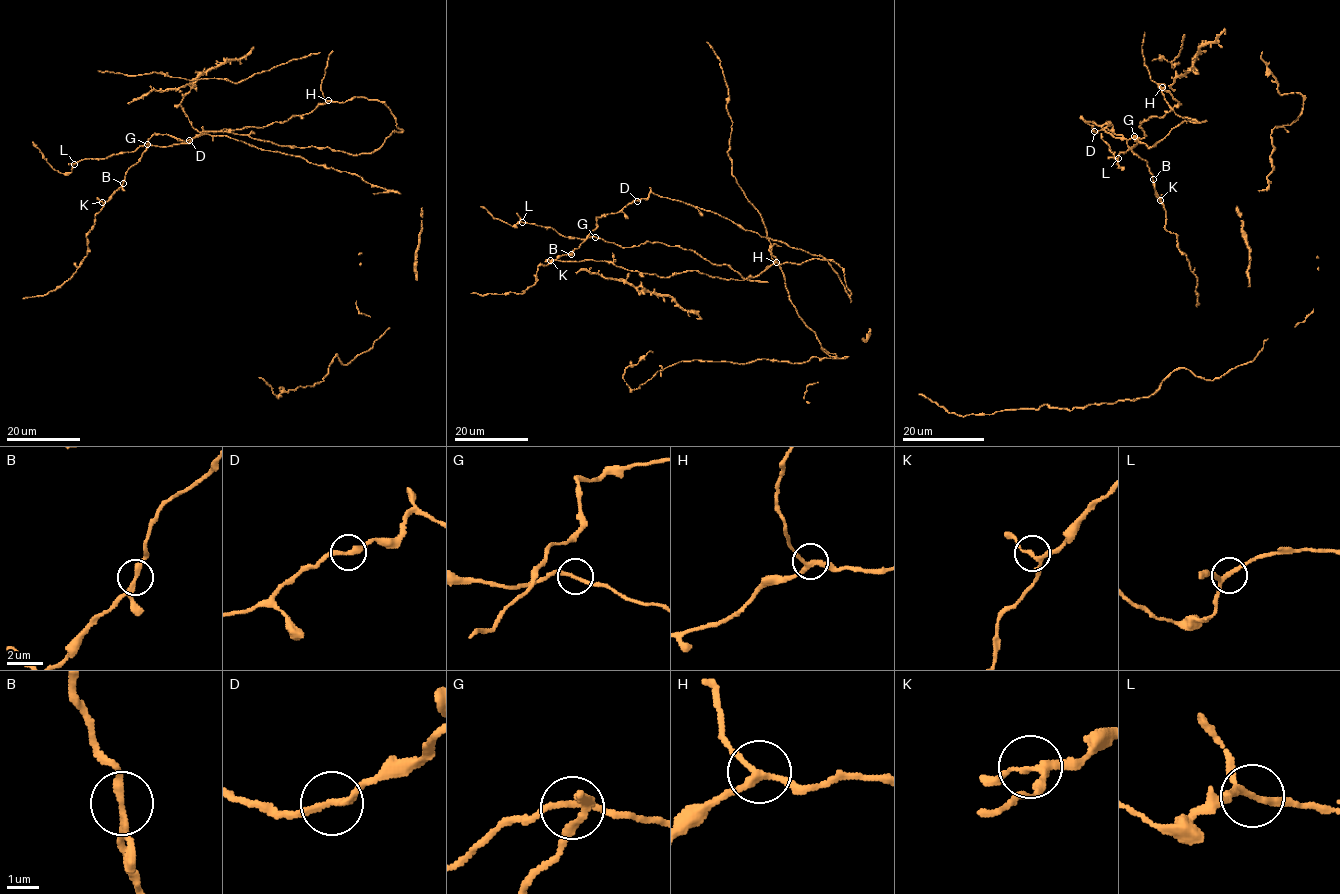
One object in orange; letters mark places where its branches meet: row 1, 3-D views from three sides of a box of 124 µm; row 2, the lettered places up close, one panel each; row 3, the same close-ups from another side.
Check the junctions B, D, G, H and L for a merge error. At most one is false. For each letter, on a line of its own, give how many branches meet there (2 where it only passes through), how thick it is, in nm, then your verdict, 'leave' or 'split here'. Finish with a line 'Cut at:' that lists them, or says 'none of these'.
B: 3 branches meet; 190 nm thick; leave
D: 2 branches meet; 200 nm thick; leave
G: 2 branches meet; 190 nm thick; leave
H: 3 branches meet; 200 nm thick; leave
L: 3 branches meet; 180 nm thick; leave
Cut at: none of these

